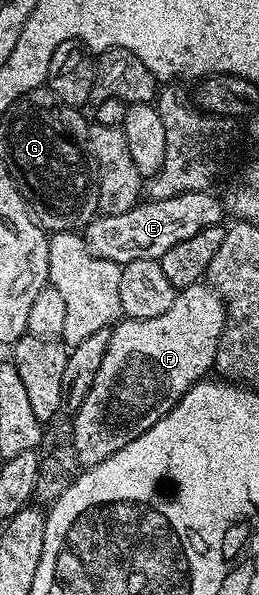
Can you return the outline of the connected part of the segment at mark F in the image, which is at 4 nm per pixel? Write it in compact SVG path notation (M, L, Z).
M204 282L196 283L190 287L180 288L175 297L175 301L171 305L171 309L167 309L167 313L159 313L159 317L151 317L150 319L122 318L111 330L111 341L107 345L107 353L103 353L103 365L99 365L99 373L95 373L95 381L90 385L83 405L72 416L73 427L71 426L71 434L73 436L73 444L77 450L78 464L85 469L94 467L94 465L103 462L107 457L111 457L119 449L123 449L123 445L135 441L135 437L147 433L147 429L154 427L196 383L202 382L208 376L205 375L208 371L212 372L214 370L217 361L217 346L221 340L221 334L224 328L225 303L215 294L212 287L206 285Z

